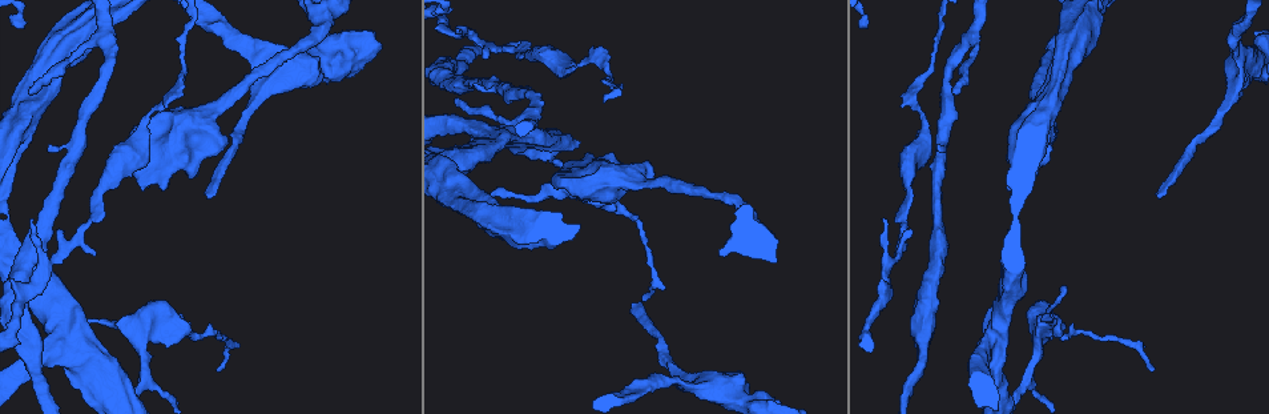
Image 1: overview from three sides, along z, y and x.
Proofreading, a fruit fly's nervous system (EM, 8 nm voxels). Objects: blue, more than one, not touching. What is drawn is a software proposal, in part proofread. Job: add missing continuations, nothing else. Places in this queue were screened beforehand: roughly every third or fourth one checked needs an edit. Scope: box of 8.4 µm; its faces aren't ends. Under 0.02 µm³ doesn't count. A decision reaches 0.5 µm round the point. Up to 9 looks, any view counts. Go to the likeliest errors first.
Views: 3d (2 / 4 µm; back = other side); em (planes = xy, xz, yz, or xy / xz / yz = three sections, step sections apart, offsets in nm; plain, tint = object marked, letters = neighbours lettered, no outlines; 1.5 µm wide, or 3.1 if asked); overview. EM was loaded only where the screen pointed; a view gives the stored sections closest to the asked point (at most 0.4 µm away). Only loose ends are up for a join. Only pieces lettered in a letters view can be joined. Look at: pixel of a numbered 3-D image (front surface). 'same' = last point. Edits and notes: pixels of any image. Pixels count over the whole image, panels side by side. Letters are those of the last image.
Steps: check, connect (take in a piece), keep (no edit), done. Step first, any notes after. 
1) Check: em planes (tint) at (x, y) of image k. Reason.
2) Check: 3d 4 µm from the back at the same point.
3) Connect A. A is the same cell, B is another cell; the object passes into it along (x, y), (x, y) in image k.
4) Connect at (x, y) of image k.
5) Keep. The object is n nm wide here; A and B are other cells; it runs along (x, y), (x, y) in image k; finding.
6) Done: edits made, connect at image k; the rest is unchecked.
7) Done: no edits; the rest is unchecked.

Check: em xy step 4 (tint) at (210, 194) of image 1. Branch stops here.

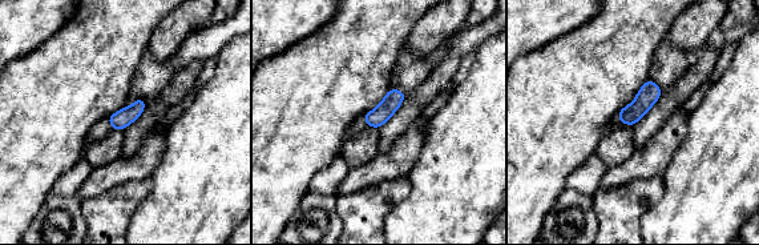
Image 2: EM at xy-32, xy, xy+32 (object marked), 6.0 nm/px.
Check: em planes (letters) at the same point.

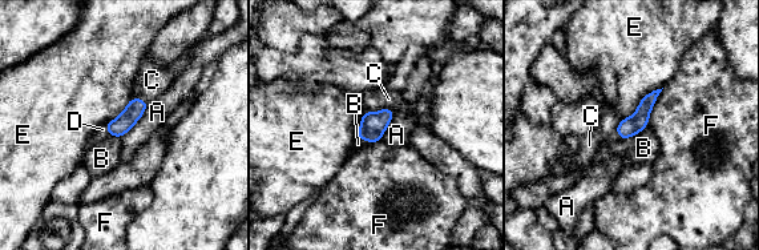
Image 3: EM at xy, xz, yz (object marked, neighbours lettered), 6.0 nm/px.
Connect D. D is the same cell, A, B, C, E and F are other cells; the object passes into it along (134, 109), (107, 129), (101, 133) in image 3; it goes on there.

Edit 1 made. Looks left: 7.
Check: 3d 4 µm at (29, 91) of image 1. Free end.

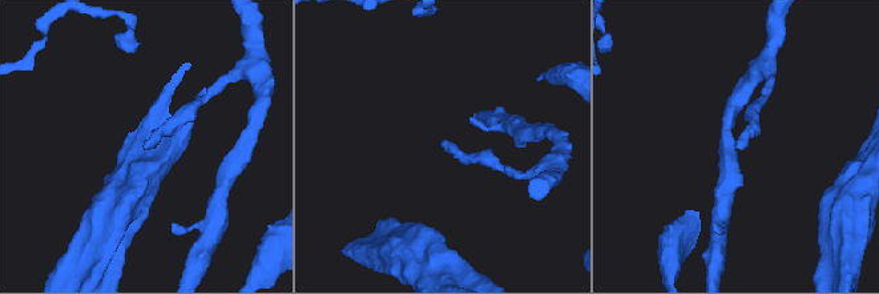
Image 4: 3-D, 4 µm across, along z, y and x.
Check: em planes (letters) at (148, 142) of image 4. Now the EM.

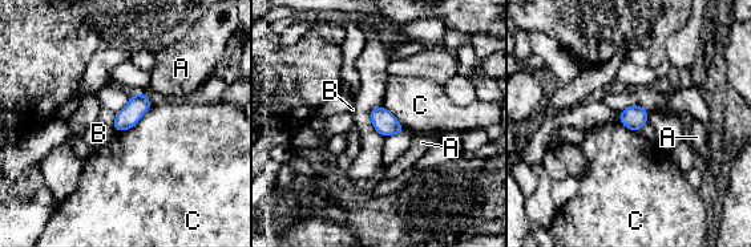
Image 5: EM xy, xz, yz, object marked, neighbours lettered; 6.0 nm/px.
Keep. A, B and C are other cells; a border runs along (153, 104), (132, 126), (117, 132) in image 5; no lettered piece goes on from it.

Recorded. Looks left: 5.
Check: em xz step 4 (letters) at (164, 191) of image 1. Free end.

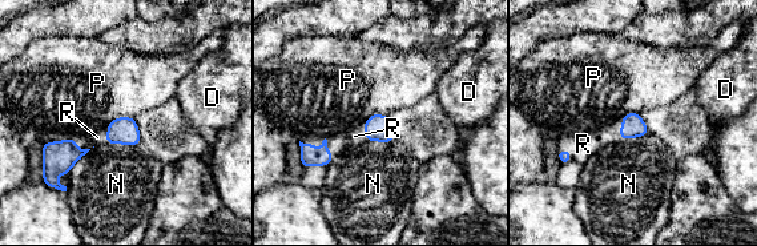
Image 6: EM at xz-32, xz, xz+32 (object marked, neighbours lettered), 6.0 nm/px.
Connect R. The longest contact is with R, 220 nm; R is the same cell, D, N and P are other cells; the object passes into it along (310, 154), (322, 144), (354, 136) in image 6; the neuron continues.

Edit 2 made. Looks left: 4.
Check: em planes (letters) at (642, 301) of image 1.

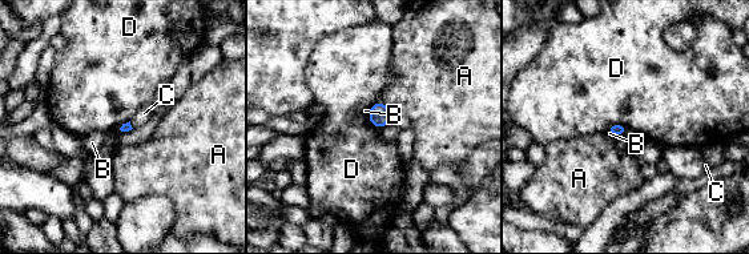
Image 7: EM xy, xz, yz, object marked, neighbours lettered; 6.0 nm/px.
Keep. A, B, C and D are other cells; a border runs along (628, 128), (609, 125), (605, 129) in image 7; no lettered piece goes on from it.

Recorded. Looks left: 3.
Done: edits made, connect at image 3, connect at image 6; the rest is unchecked.

